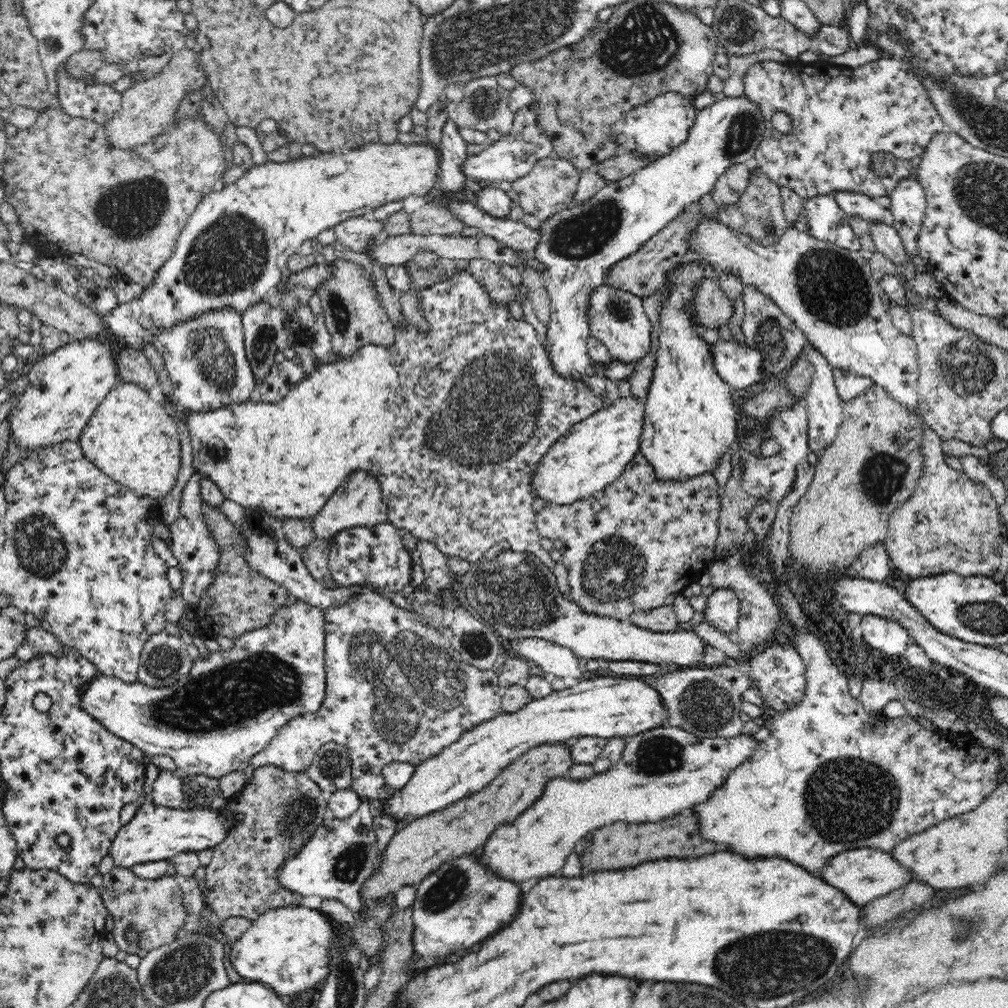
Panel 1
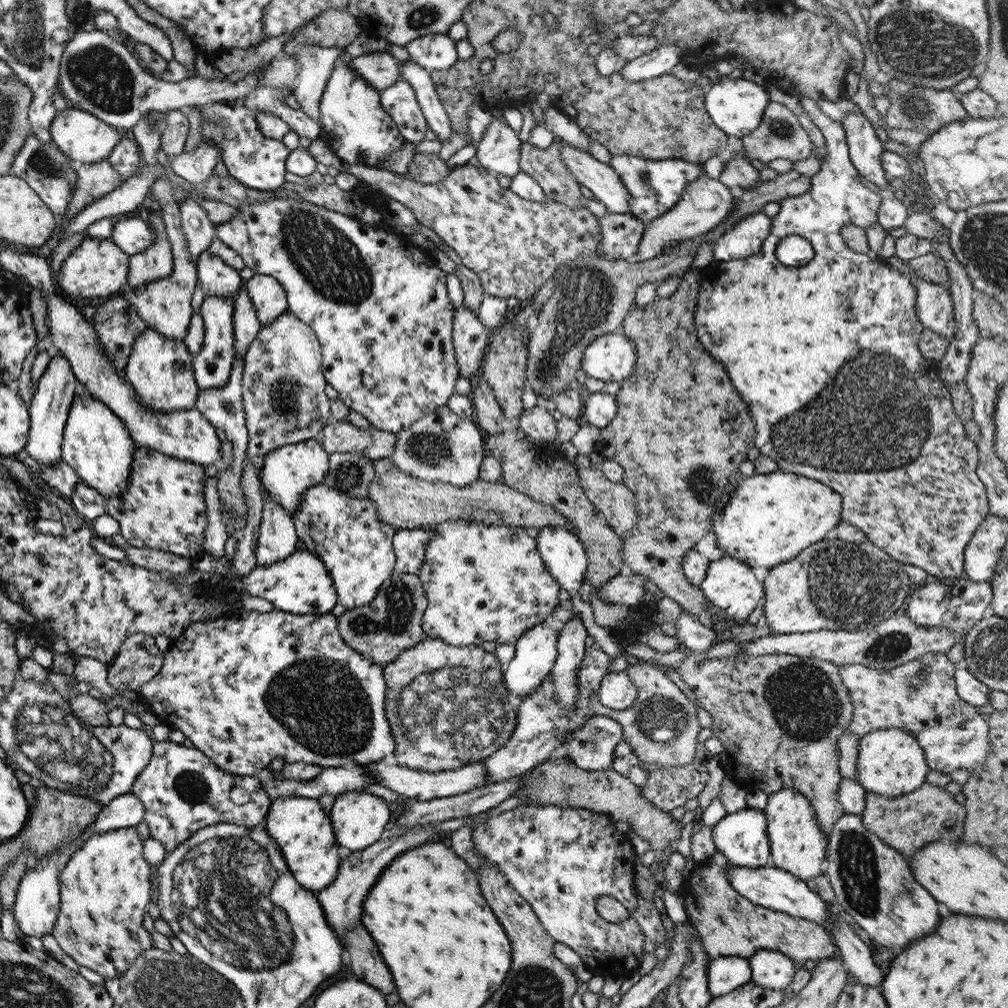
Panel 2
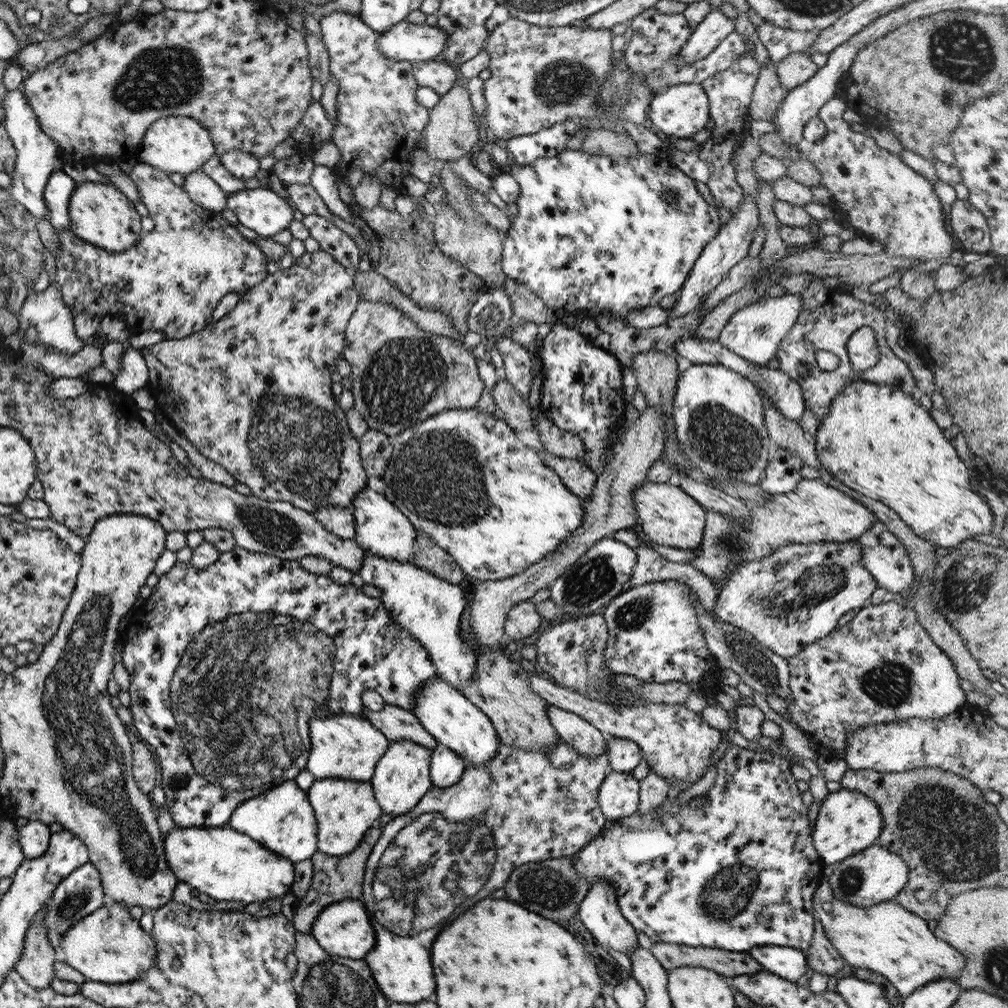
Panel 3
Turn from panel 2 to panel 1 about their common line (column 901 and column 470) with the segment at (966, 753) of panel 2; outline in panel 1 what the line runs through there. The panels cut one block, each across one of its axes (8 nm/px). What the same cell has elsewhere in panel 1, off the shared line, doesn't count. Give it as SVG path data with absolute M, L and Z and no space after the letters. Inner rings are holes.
M364 592L362 596L358 596L354 602L344 602L342 606L332 606L332 608L324 609L325 620L325 683L327 686L326 696L323 700L322 706L313 713L299 714L296 718L289 720L279 731L278 734L270 741L265 750L256 754L250 760L250 766L254 769L268 764L274 765L277 768L287 770L288 772L306 772L306 770L313 764L316 759L317 752L328 742L337 742L346 747L350 751L352 760L352 775L353 775L353 790L358 794L362 800L386 800L390 798L393 789L387 784L382 770L393 764L394 762L402 762L418 767L430 758L440 755L448 746L451 746L460 740L464 732L468 732L475 726L480 726L484 722L502 715L504 712L501 707L501 698L503 690L499 683L499 675L494 673L492 669L477 669L475 666L468 664L461 654L452 648L450 641L442 634L440 630L434 629L432 626L424 622L420 616L419 611L404 610L392 604L387 598L382 598L375 592ZM410 664L410 666L404 666ZM408 672L408 676L404 674ZM364 766L369 767L365 772Z

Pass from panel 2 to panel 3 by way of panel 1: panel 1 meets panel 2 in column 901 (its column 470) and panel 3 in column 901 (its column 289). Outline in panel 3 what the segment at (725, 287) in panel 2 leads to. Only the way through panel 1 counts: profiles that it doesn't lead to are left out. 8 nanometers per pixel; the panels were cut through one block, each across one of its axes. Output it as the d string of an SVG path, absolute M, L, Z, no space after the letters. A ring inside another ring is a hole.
M859 380L843 386L831 401L825 419L819 422L813 444L823 469L841 484L883 503L896 512L919 538L933 542L937 548L951 549L961 540L976 538L977 534L989 531L993 513L969 485L974 470L958 456L947 433L935 425L915 395L903 394L885 384Z

